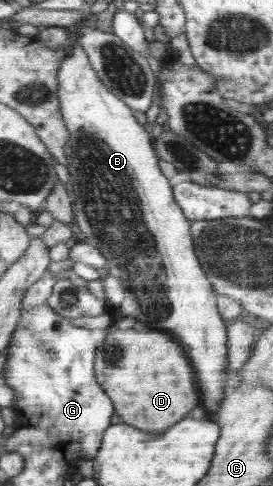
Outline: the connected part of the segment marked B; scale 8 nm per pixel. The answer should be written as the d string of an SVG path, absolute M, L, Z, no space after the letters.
M46 26L40 28L36 38L52 49L64 49L68 53L60 65L56 94L61 115L71 135L68 143L71 147L71 163L67 166L74 228L83 240L91 241L106 259L106 275L115 277L125 288L125 301L119 306L121 315L135 317L149 329L169 331L169 334L185 343L185 347L189 347L189 355L193 355L193 363L197 363L197 371L201 371L201 387L205 387L203 407L209 415L215 415L219 403L225 397L223 389L227 379L228 327L225 327L217 313L217 293L196 254L192 232L194 221L185 215L184 208L176 202L173 179L165 177L159 167L161 157L155 151L155 138L150 124L141 123L141 119L137 119L137 111L133 111L105 87L97 77L84 47L71 40L70 30L69 27Z

